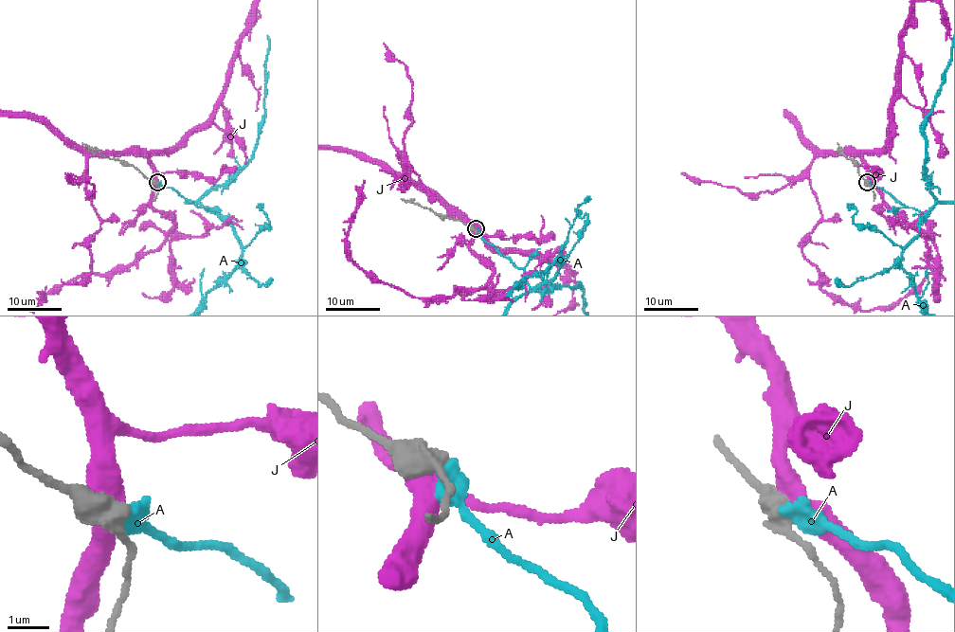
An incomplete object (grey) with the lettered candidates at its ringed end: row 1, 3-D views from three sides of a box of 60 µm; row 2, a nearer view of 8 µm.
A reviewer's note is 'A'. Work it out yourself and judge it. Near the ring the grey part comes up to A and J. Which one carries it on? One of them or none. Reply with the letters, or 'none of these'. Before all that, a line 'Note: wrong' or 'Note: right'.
Note: right
A

